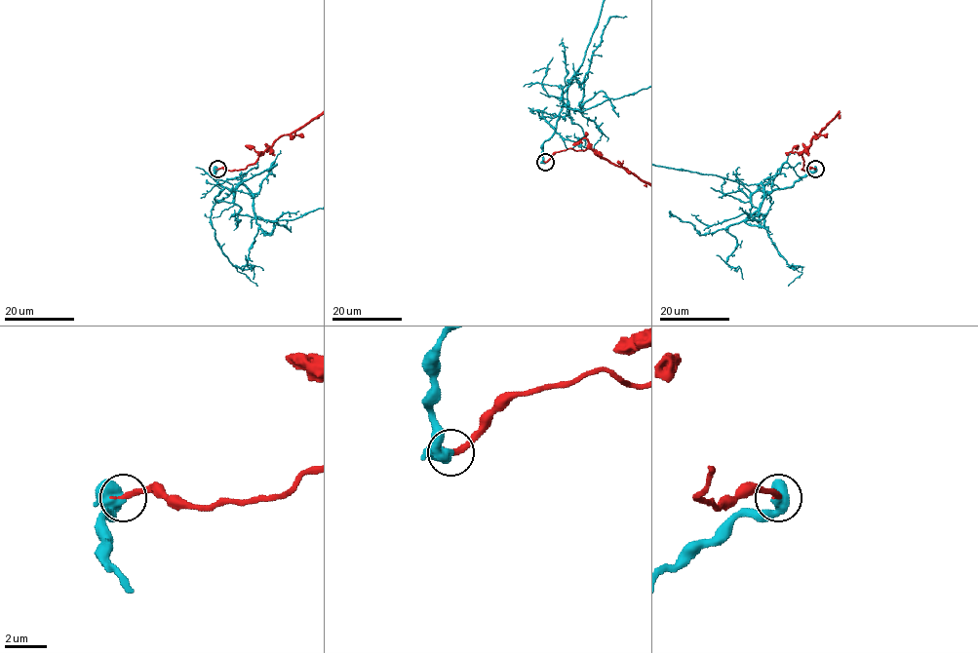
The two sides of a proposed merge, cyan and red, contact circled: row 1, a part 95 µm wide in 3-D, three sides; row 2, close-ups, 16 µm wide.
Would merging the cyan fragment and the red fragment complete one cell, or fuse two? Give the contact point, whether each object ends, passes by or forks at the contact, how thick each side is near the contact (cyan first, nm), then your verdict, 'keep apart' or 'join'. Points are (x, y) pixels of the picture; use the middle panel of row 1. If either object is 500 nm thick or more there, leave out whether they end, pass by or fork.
(545, 162) | 500/300 nm | join

